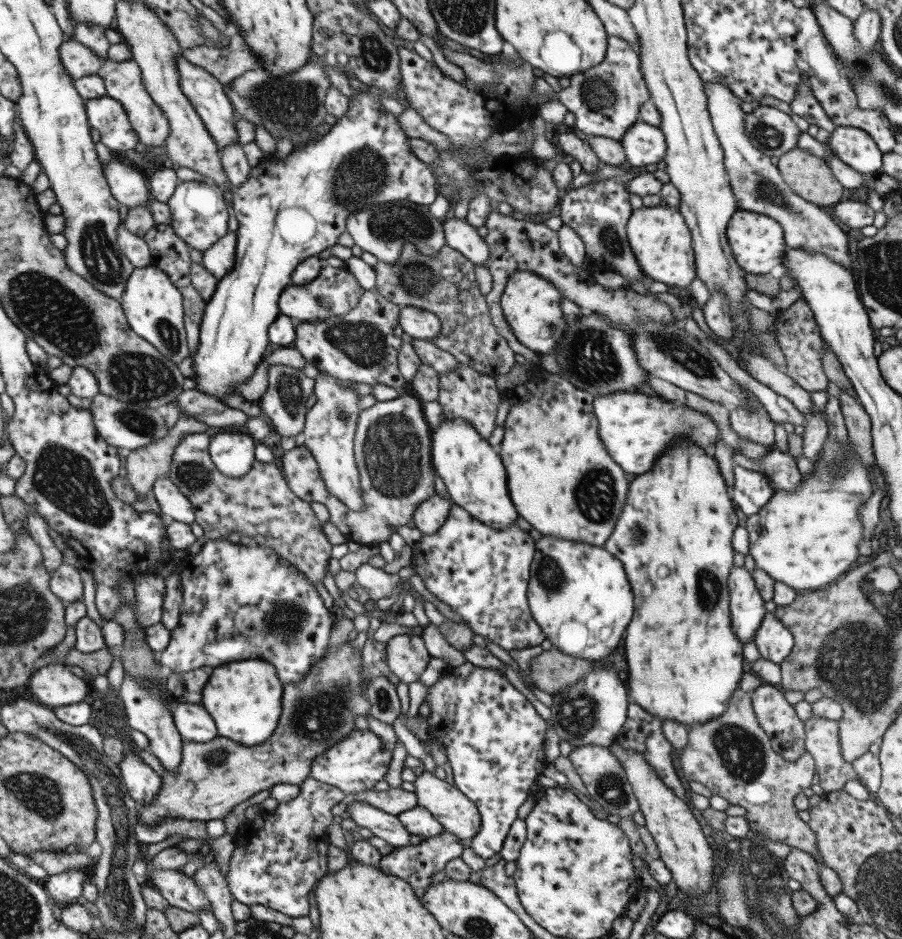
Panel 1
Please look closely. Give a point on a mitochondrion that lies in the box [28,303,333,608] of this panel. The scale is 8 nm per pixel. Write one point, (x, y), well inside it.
(67, 478)

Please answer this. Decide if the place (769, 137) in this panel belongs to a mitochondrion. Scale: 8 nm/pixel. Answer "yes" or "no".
yes

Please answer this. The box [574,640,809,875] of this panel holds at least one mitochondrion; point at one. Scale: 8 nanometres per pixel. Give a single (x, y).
(741, 753)

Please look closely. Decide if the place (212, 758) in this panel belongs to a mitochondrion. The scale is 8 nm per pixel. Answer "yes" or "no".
yes

